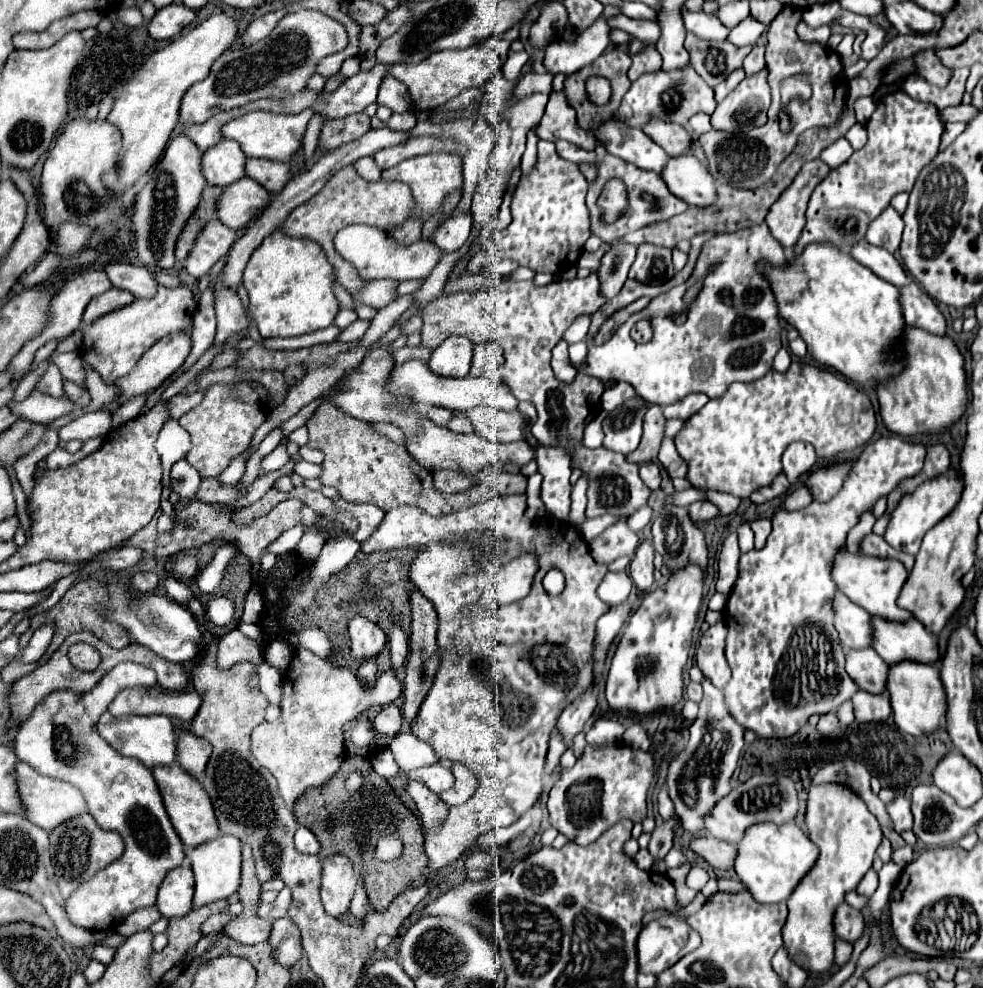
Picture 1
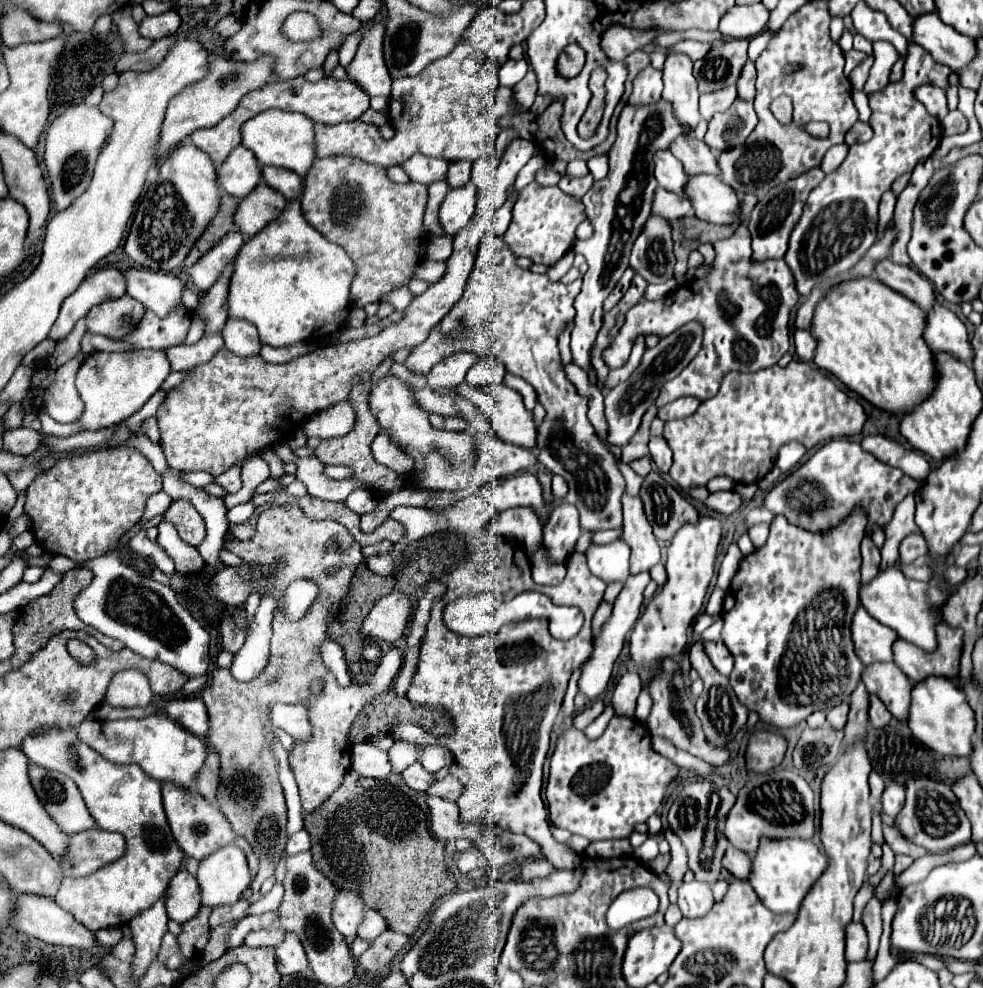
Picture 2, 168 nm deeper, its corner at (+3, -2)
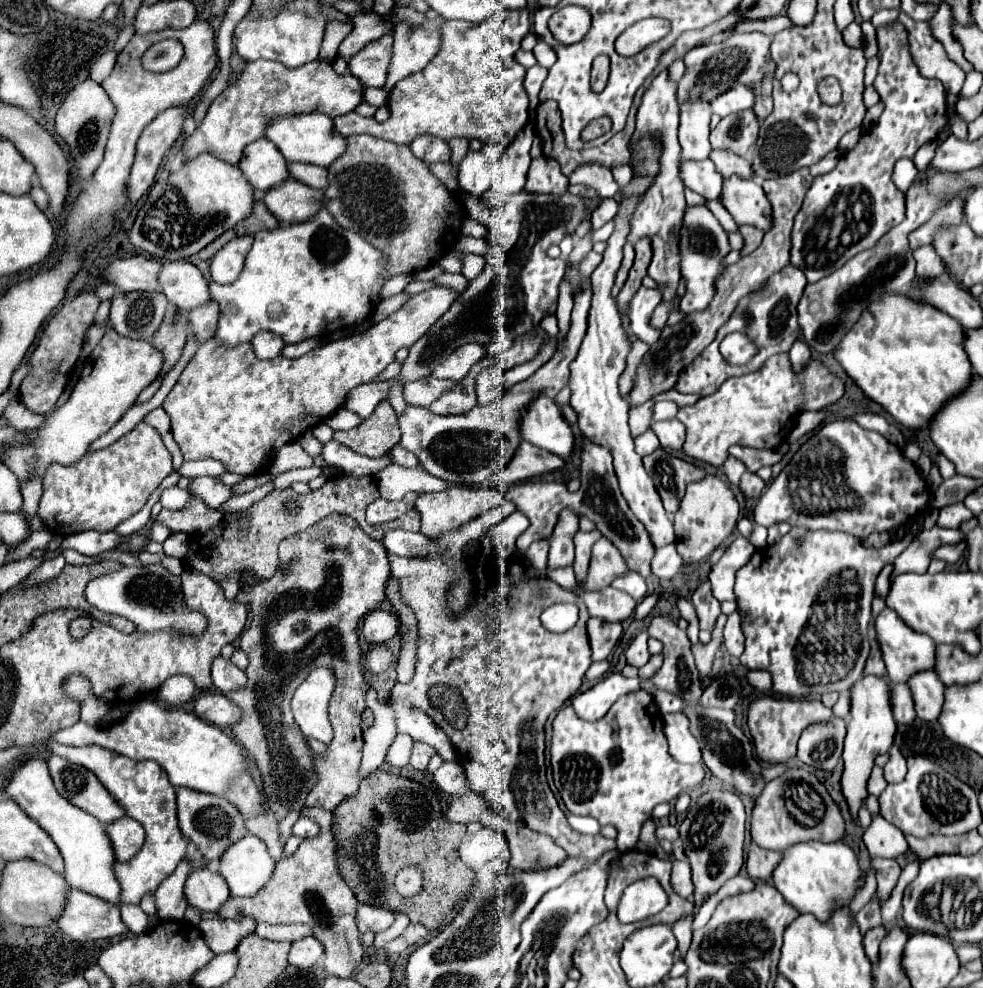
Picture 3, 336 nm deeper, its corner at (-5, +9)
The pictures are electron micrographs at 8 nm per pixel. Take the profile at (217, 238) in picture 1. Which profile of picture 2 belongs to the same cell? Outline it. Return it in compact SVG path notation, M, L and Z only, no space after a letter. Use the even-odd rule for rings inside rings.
M237 231L227 235L225 239L221 239L207 255L203 255L203 259L199 259L199 263L195 263L195 267L191 267L189 275L191 275L193 283L203 293L209 287L213 287L213 283L221 277L223 269L235 259L241 245L243 245L243 235Z

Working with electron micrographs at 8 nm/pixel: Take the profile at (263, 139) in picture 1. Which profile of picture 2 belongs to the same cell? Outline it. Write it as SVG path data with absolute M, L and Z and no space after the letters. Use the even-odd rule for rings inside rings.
M271 109L255 115L243 125L243 145L255 153L261 165L283 167L295 171L305 177L315 161L315 137L313 137L313 121L301 113L287 113L279 109Z

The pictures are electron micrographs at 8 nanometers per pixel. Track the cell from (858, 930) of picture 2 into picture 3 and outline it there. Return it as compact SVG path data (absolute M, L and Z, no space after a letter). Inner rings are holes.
M877 926L877 928L871 928L871 932L867 932L863 936L863 946L865 946L865 954L871 962L877 960L877 954L879 954L879 944L881 940L885 938L885 928L883 926Z

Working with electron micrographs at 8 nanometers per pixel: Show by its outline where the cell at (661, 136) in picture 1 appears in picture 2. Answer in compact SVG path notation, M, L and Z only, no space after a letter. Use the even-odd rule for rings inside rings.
M695 137L687 139L687 143L683 143L683 139L677 139L675 147L671 147L671 153L683 163L687 175L721 175L717 157L703 141Z

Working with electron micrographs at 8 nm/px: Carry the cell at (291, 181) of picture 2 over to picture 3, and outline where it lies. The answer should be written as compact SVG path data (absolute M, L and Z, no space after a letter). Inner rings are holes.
M289 162L287 170L291 178L311 186L311 188L325 188L327 186L327 170L313 164L301 164L301 162Z

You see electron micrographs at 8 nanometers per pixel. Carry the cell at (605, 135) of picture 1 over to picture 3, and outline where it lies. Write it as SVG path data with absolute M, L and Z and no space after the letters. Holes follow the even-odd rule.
M681 160L681 176L689 190L705 196L707 200L719 198L723 176L715 170L711 160Z

